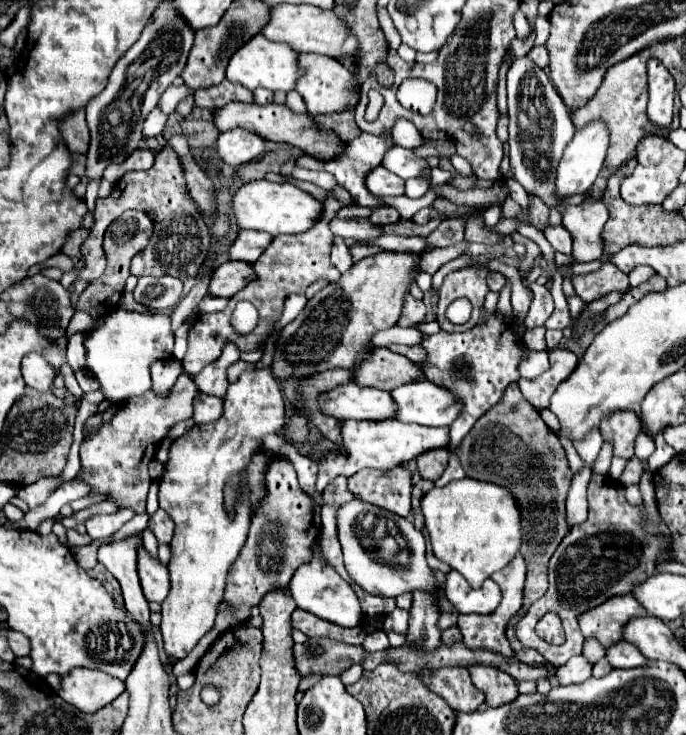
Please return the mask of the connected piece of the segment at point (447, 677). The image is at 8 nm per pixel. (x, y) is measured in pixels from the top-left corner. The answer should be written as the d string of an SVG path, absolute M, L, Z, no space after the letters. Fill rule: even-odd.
M444 667L422 675L424 683L442 695L456 711L476 711L484 703L484 693L476 689L464 667Z

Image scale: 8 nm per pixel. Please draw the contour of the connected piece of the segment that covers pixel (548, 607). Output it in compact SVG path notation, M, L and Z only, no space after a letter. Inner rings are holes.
M592 475L588 485L588 519L582 525L572 527L562 539L548 563L550 587L546 595L528 609L516 627L516 637L522 641L522 645L536 649L556 667L582 653L584 637L578 629L576 617L604 603L608 597L630 593L636 583L654 575L656 559L668 549L664 537L646 533L640 507L631 506L624 497L624 489L617 487L600 475ZM548 611L562 617L566 631L566 641L562 645L544 645L544 641L538 639L534 631L538 619Z

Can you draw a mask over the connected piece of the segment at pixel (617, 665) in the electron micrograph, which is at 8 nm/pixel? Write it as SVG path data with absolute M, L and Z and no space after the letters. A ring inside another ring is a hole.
M618 641L612 647L608 647L606 649L606 659L614 669L632 669L632 667L640 667L648 661L628 641Z

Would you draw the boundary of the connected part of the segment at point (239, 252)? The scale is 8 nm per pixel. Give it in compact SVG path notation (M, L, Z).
M240 231L228 249L228 257L254 263L270 245L270 241L272 235L264 235L262 231Z

